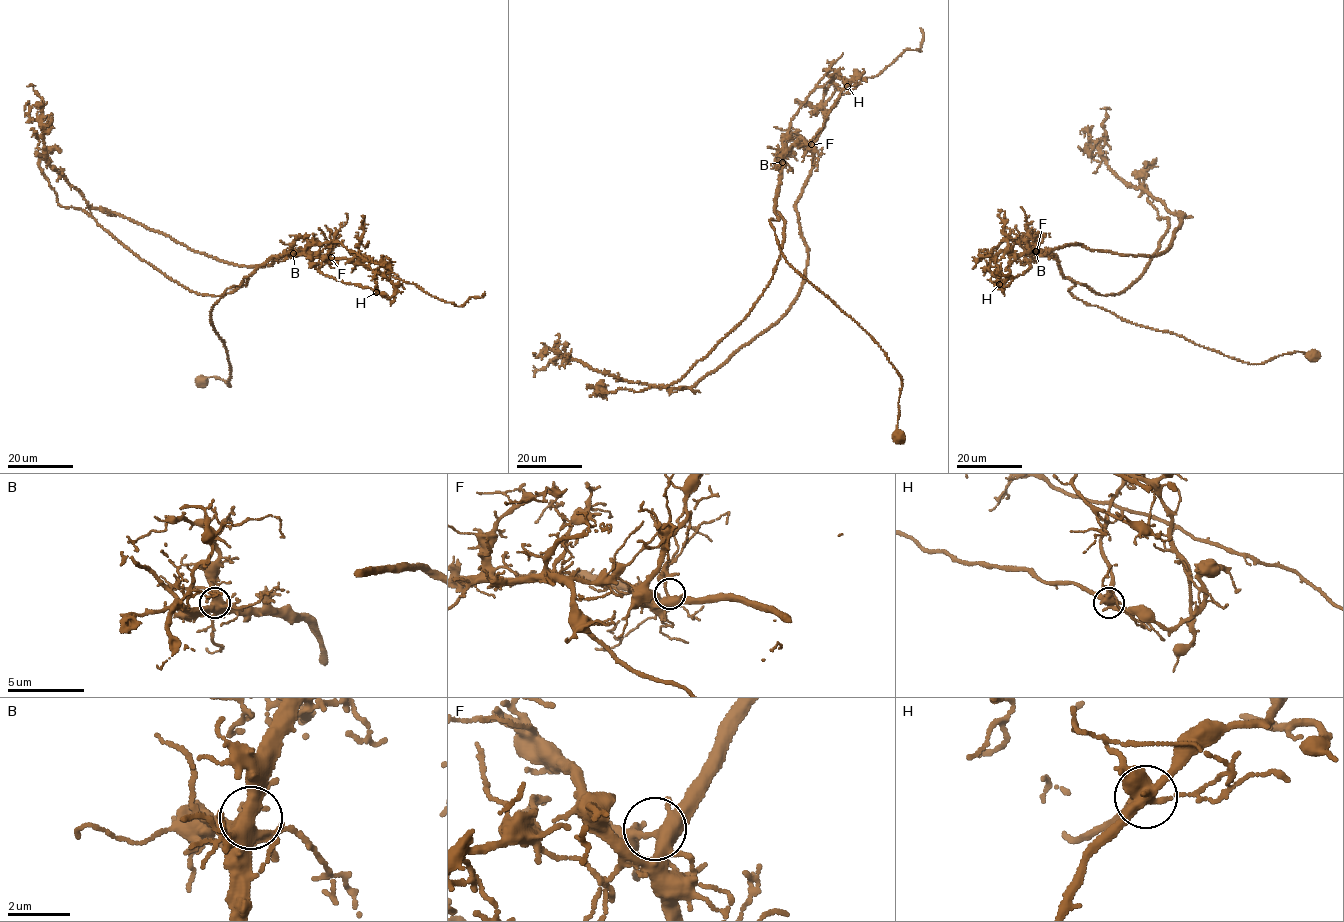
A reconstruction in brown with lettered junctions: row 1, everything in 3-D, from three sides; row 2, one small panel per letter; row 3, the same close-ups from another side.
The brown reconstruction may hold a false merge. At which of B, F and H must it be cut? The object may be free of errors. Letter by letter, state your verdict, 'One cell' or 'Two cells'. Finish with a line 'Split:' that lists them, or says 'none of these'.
B: One cell
F: One cell
H: Two cells
Split: H

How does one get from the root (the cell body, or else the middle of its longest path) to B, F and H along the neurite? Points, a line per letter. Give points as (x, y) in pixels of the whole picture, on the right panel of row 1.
B: (1313, 356), (1295, 351), (1243, 363), (1131, 323), (1074, 297), (1074, 283), (1063, 277), (1057, 258), (1035, 251)
F: (1313, 356), (1243, 363), (1131, 323), (1074, 297), (1057, 258), (1028, 251), (1036, 251)
H: (1313, 356), (1243, 363), (1131, 323), (1074, 297), (1051, 254), (1027, 251), (1028, 269), (999, 284)

